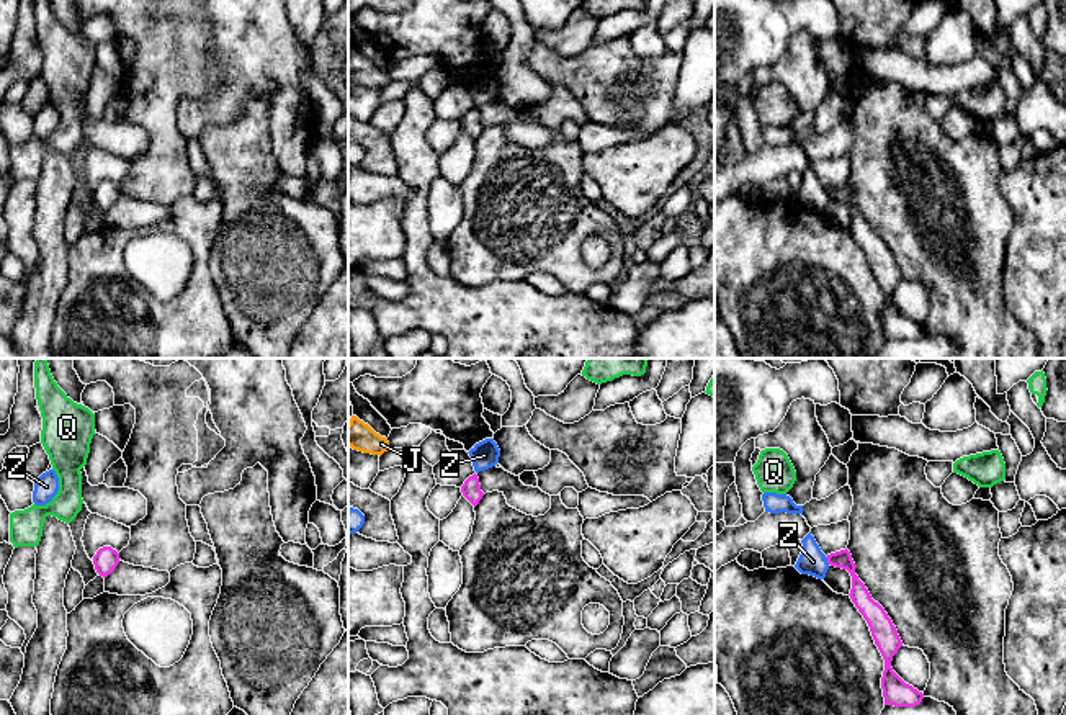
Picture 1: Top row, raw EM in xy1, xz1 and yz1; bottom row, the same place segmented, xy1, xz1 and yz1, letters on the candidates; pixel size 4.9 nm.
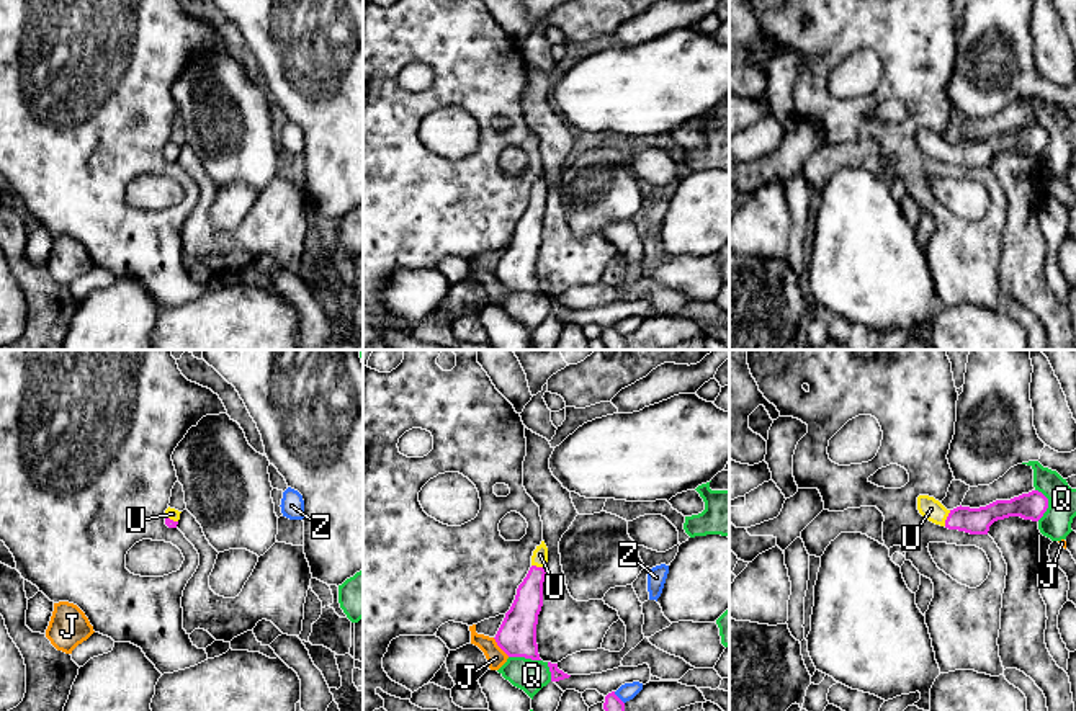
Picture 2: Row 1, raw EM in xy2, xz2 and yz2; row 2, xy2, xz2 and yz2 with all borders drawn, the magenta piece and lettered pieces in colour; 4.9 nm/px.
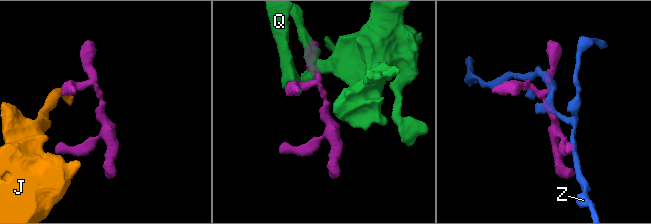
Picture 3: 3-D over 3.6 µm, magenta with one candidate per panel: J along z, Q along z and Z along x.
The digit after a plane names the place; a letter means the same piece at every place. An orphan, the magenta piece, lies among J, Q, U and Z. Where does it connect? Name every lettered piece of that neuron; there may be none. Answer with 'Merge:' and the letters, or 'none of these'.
Merge: U

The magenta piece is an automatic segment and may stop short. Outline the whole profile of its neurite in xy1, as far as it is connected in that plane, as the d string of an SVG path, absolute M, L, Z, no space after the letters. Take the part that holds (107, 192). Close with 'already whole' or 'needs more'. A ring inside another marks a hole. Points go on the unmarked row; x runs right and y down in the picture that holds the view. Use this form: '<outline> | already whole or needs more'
M103 180L93 190L95 203L100 209L106 211L114 205L119 196L119 187L111 180Z | already whole

